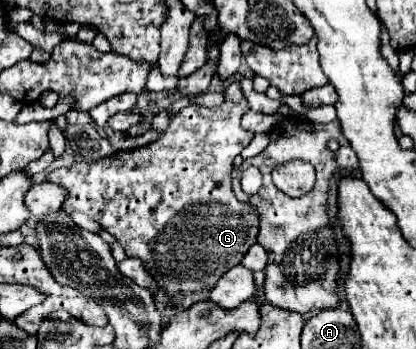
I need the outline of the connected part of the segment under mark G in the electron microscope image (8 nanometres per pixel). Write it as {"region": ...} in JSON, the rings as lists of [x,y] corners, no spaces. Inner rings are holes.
{"region":[[[238,82],[230,84],[226,90],[224,90],[224,102],[216,108],[208,108],[208,106],[198,106],[198,104],[188,104],[186,108],[182,108],[174,120],[170,122],[168,130],[160,136],[158,142],[154,142],[152,146],[148,146],[148,150],[144,152],[144,148],[134,148],[134,150],[124,150],[124,152],[114,152],[112,156],[108,158],[102,158],[98,162],[76,162],[72,164],[70,168],[58,168],[54,170],[48,180],[50,182],[56,182],[64,188],[70,190],[68,194],[68,202],[64,204],[64,210],[70,214],[70,212],[84,212],[88,214],[92,220],[100,222],[104,230],[108,230],[110,234],[114,234],[120,242],[120,246],[126,250],[128,256],[136,256],[140,258],[148,272],[156,278],[156,286],[158,288],[164,288],[172,294],[172,302],[180,302],[180,306],[192,306],[194,302],[200,302],[200,300],[206,300],[208,298],[208,290],[212,290],[212,286],[216,284],[216,280],[228,272],[232,266],[240,264],[240,258],[248,252],[248,248],[252,244],[256,244],[256,214],[252,214],[252,208],[250,206],[244,206],[242,202],[236,200],[234,192],[232,192],[232,164],[234,164],[234,156],[238,156],[252,140],[252,134],[246,132],[242,126],[240,126],[240,118],[242,114],[248,112],[248,102],[246,98],[242,96],[240,92],[240,86]]]}

